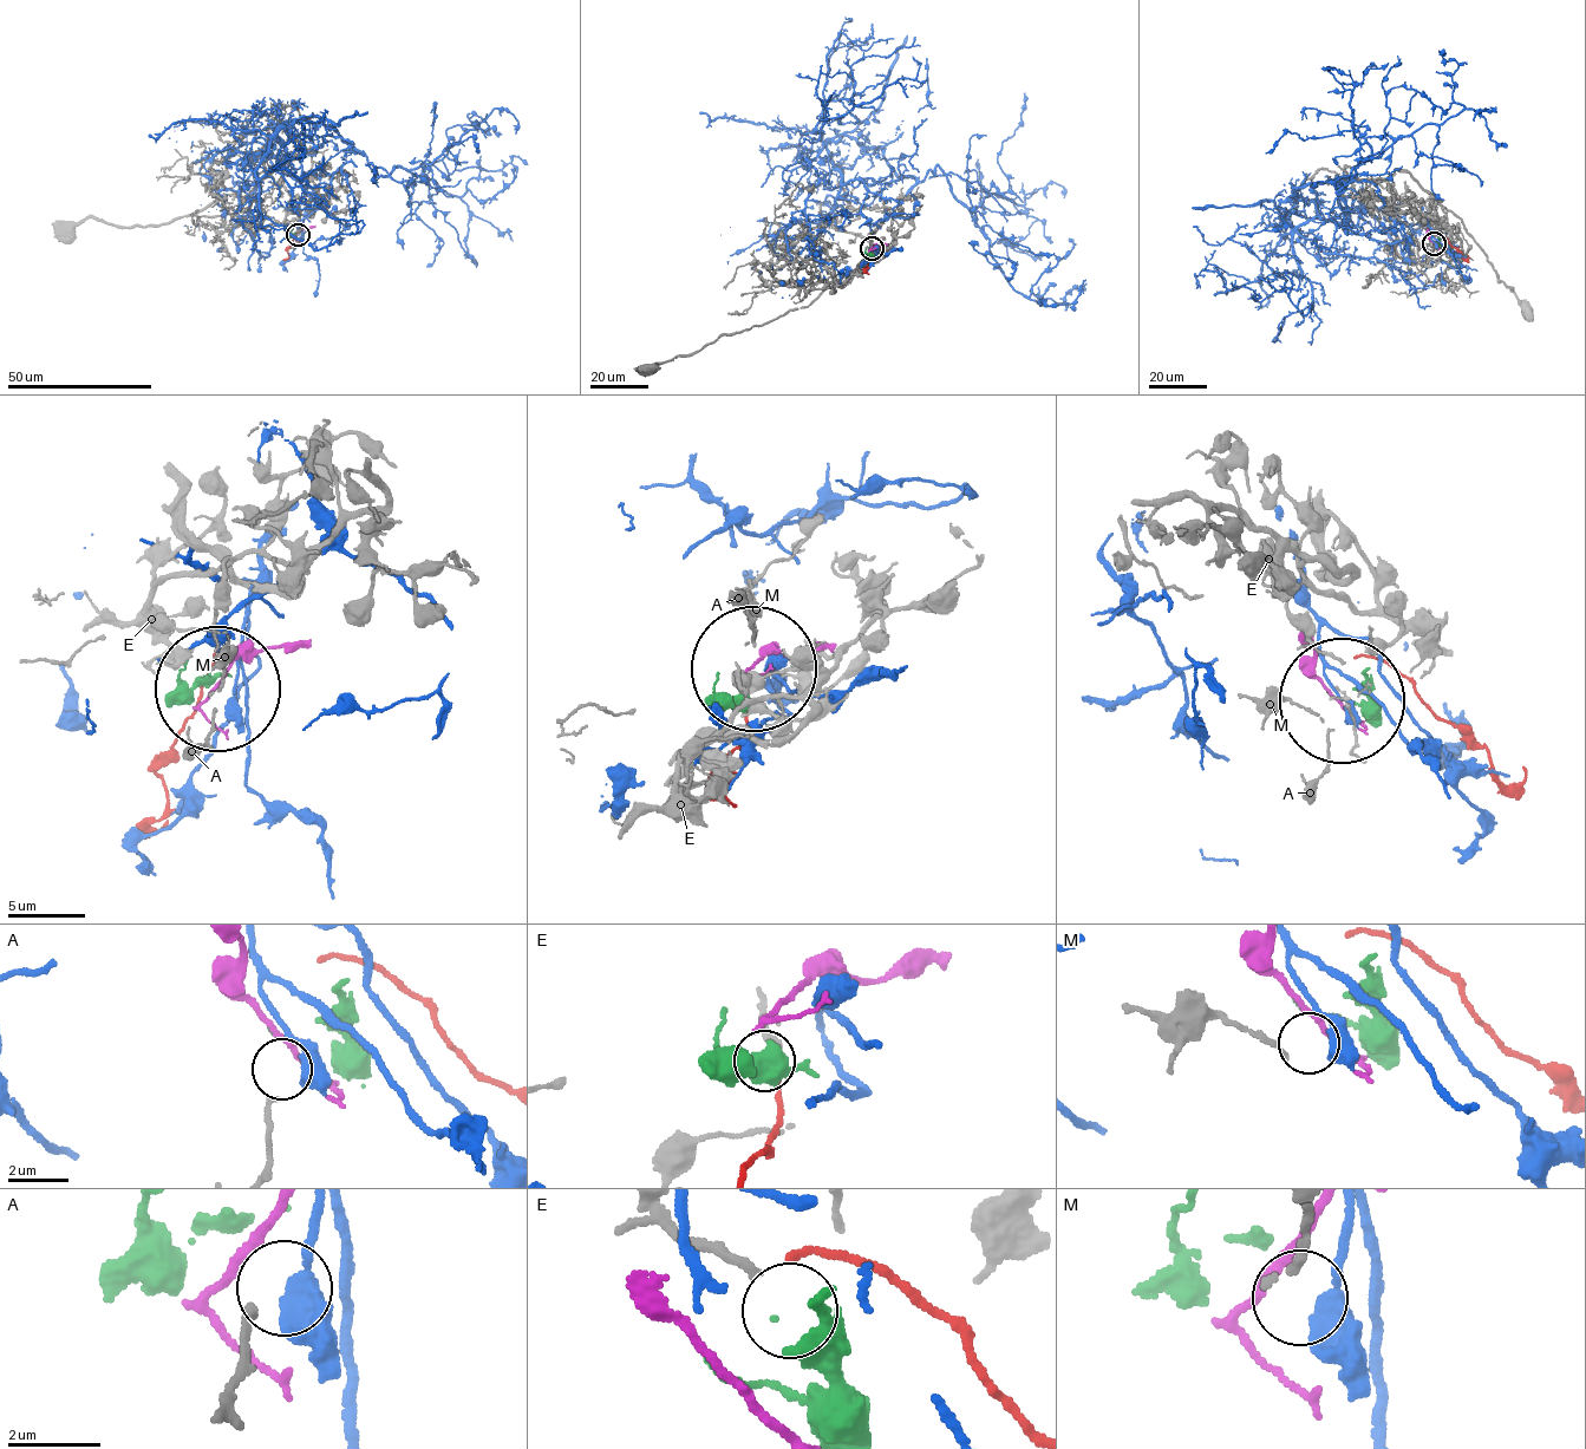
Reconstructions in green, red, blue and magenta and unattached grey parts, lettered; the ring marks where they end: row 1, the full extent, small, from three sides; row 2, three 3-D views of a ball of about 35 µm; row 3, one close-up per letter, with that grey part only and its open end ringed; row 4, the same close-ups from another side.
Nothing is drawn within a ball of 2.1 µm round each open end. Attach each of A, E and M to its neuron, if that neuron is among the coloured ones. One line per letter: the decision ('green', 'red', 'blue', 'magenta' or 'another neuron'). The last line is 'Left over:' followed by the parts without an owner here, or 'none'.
A: blue
E: green
M: another neuron
Left over: M

